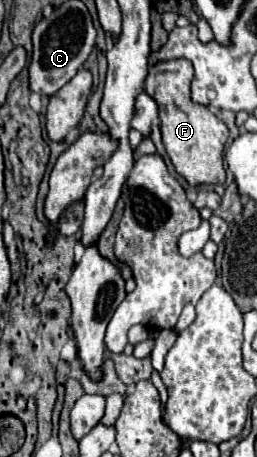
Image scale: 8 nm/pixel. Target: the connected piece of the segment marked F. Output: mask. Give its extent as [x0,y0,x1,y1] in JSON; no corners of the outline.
[146,60,228,186]

